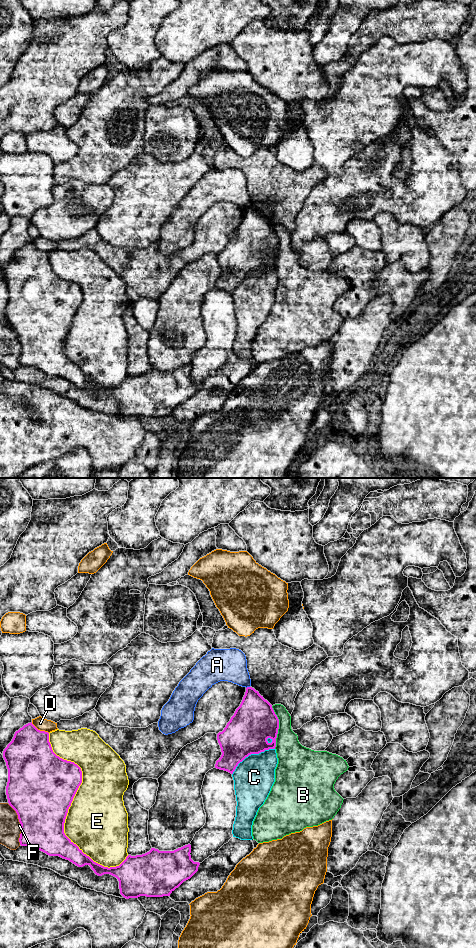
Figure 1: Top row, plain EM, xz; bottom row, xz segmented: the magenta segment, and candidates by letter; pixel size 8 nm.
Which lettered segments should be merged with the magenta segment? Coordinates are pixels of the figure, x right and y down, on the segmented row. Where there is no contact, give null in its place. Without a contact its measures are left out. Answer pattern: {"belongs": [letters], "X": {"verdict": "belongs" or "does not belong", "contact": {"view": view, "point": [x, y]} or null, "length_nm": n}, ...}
{"belongs": [], "A": {"verdict": "does not belong", "contact": {"view": "xz", "point": [247, 687]}, "length_nm": 40}, "B": {"verdict": "does not belong", "contact": {"view": "xz", "point": [278, 727]}, "length_nm": 340}, "C": {"verdict": "does not belong", "contact": {"view": "xz", "point": [251, 753]}, "length_nm": 400}, "D": {"verdict": "does not belong", "contact": {"view": "xz", "point": [39, 730]}, "length_nm": 170}, "E": {"verdict": "does not belong", "contact": {"view": "xz", "point": [70, 805]}, "length_nm": 1200}, "F": {"verdict": "does not belong", "contact": {"view": "xz", "point": [20, 823]}, "length_nm": 340}}

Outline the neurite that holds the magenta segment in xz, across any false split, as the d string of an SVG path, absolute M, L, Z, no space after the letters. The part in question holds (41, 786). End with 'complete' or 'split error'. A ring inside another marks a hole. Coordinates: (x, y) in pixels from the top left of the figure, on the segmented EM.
M32 722L15 732L12 741L3 751L3 758L8 769L6 795L21 824L21 846L31 846L49 856L59 856L78 867L89 865L98 876L110 874L116 877L120 894L126 899L170 896L198 871L200 863L191 859L190 844L174 851L151 848L142 855L128 855L119 866L110 868L94 862L84 854L64 833L68 809L82 783L81 768L74 762L57 756L49 742L49 733L38 730Z; complete

